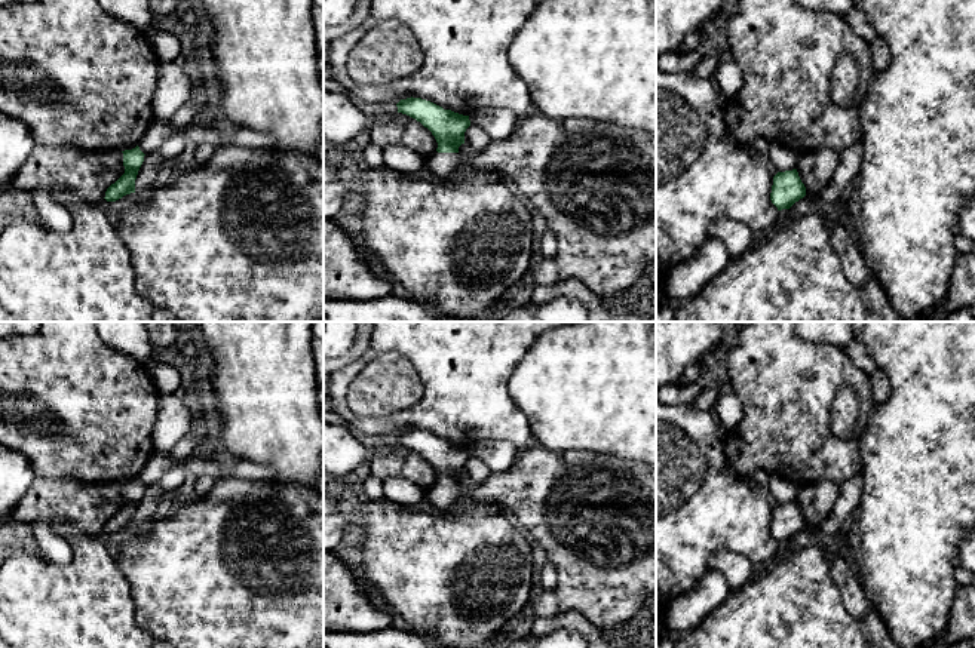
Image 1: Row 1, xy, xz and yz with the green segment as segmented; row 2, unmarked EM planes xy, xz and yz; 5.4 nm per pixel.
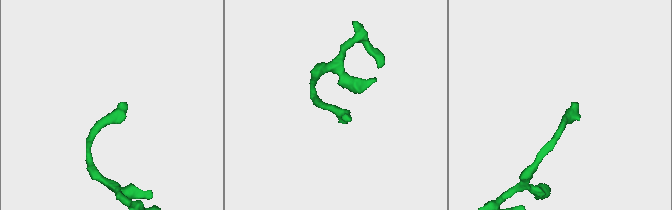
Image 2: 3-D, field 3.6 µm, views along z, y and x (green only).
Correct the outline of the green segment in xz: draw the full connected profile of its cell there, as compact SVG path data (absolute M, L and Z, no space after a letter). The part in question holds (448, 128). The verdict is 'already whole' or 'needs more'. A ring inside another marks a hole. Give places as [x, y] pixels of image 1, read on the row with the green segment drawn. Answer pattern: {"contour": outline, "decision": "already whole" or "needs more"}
{"contour": "M413 96L401 99L396 107L398 113L416 119L432 132L438 148L426 160L426 165L441 181L448 181L463 163L459 147L464 144L464 132L470 126L469 116L444 110L430 101Z", "decision": "needs more"}

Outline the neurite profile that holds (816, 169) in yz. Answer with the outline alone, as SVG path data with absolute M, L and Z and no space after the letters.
M828 147L800 153L800 162L795 169L806 187L804 199L818 200L818 194L833 181L840 162L840 153Z

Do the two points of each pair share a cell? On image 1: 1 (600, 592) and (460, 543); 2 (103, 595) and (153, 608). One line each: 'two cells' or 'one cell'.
1: two cells
2: two cells

